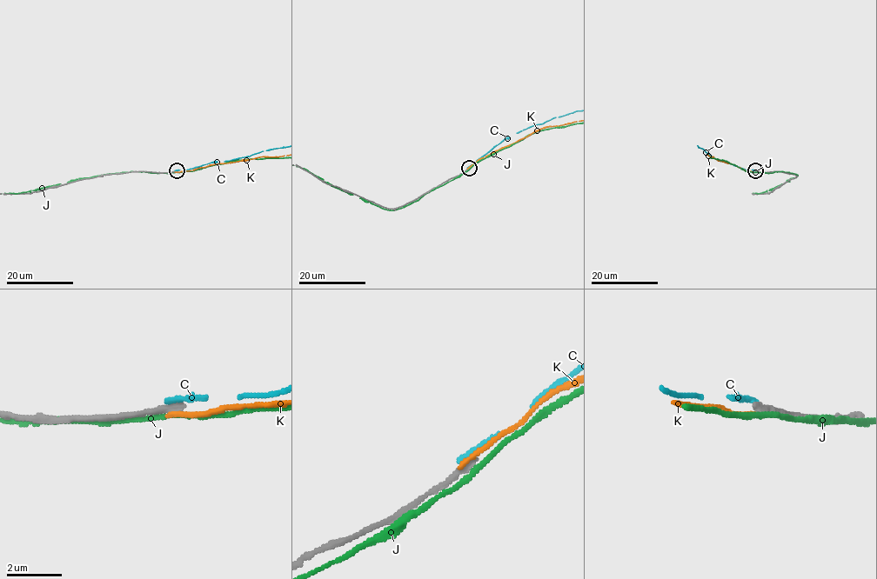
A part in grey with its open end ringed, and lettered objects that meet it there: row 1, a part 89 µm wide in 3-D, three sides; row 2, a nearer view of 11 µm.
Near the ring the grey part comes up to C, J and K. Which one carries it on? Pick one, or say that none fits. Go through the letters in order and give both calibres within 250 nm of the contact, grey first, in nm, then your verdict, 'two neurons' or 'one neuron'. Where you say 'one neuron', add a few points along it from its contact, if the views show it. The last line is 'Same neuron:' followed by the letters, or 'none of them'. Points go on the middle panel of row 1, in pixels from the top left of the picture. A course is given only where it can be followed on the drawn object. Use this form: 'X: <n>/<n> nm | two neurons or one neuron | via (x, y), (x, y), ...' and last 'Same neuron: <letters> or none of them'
C: 280/180 nm | two neurons
J: 170/200 nm | two neurons
K: 280/180 nm | two neurons
Same neuron: none of them

